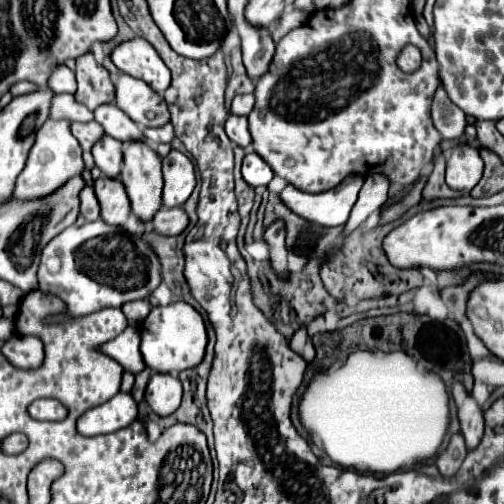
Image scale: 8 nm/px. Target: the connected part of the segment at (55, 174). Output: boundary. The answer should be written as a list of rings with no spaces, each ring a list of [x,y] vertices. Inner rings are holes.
[[[50,118],[36,134],[36,142],[28,154],[26,166],[16,180],[14,196],[16,198],[38,198],[42,194],[50,194],[50,190],[56,190],[58,186],[62,186],[62,182],[80,174],[82,168],[84,168],[82,148],[78,146],[78,140],[70,134],[70,122]]]

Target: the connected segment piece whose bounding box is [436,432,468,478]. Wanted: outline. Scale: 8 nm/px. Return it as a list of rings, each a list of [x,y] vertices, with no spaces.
[[[458,432],[458,434],[452,434],[450,438],[450,444],[448,448],[436,458],[436,466],[440,470],[442,476],[454,476],[458,472],[458,468],[462,466],[462,460],[466,456],[466,442],[464,442],[464,436]]]

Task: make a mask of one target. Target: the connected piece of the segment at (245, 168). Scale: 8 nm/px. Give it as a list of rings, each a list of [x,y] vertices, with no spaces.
[[[248,152],[242,164],[242,176],[250,186],[256,188],[256,186],[266,186],[272,180],[274,172],[256,152]]]

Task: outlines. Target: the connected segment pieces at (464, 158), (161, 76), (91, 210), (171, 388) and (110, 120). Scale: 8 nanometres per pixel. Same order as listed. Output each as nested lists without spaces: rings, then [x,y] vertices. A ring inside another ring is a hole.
[[[460,142],[458,146],[454,146],[450,160],[446,164],[446,184],[452,190],[460,190],[460,192],[470,192],[484,170],[484,162],[480,158],[478,148]]]
[[[144,38],[122,42],[114,48],[110,58],[118,66],[118,70],[144,80],[158,94],[162,94],[170,86],[170,70],[166,68],[154,46]]]
[[[84,186],[80,192],[80,214],[90,222],[90,220],[98,220],[100,218],[100,204],[94,196],[94,188],[92,186]]]
[[[152,374],[148,386],[146,386],[146,402],[150,408],[160,414],[168,416],[172,414],[182,400],[182,384],[172,374]]]
[[[114,102],[98,106],[94,110],[94,116],[96,116],[96,122],[106,130],[106,134],[110,134],[112,138],[116,138],[120,142],[136,140],[142,136],[138,126]]]

